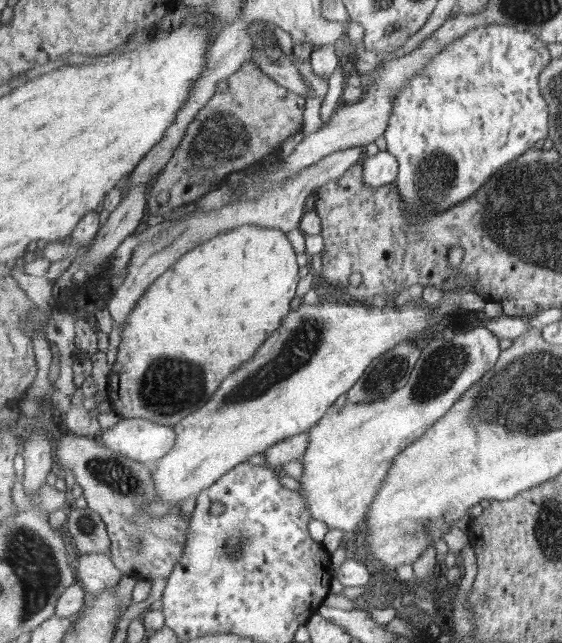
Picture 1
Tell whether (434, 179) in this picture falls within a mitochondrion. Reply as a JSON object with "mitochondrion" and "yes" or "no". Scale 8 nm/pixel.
{"mitochondrion":"yes"}

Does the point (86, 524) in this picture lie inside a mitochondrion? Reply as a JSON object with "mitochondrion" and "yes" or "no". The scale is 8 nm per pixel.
{"mitochondrion":"yes"}

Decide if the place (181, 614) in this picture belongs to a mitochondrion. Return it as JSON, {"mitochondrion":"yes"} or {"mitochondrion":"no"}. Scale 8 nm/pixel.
{"mitochondrion":"no"}

